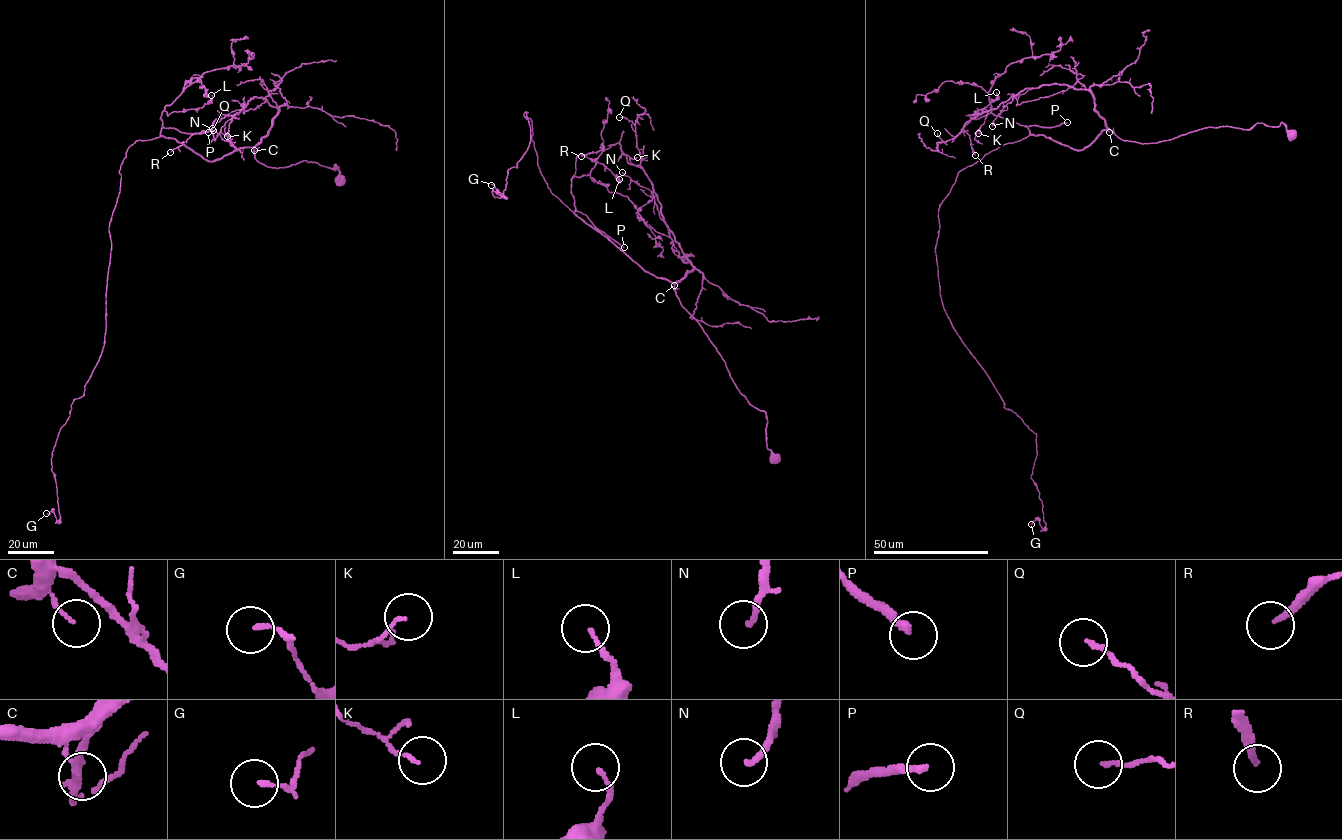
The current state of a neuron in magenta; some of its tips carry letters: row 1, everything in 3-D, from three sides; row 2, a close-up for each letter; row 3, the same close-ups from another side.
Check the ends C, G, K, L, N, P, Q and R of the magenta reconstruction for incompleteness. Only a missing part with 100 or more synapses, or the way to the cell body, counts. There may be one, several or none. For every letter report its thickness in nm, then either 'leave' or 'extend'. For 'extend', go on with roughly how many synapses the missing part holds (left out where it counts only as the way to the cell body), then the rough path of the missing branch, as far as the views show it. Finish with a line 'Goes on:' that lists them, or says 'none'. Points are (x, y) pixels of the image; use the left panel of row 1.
C: calibre 100 nm; leave
G: calibre 140 nm; leave
K: calibre 90 nm; leave
L: calibre 140 nm; leave
N: calibre 170 nm; leave
P: calibre 200 nm; extend; 170 synapses; course (208, 132), (257, 131), (291, 116), (293, 66), (288, 52), (293, 47), (310, 50), (317, 41)
Q: calibre 130 nm; leave
R: calibre 200 nm; leave
Goes on: P

